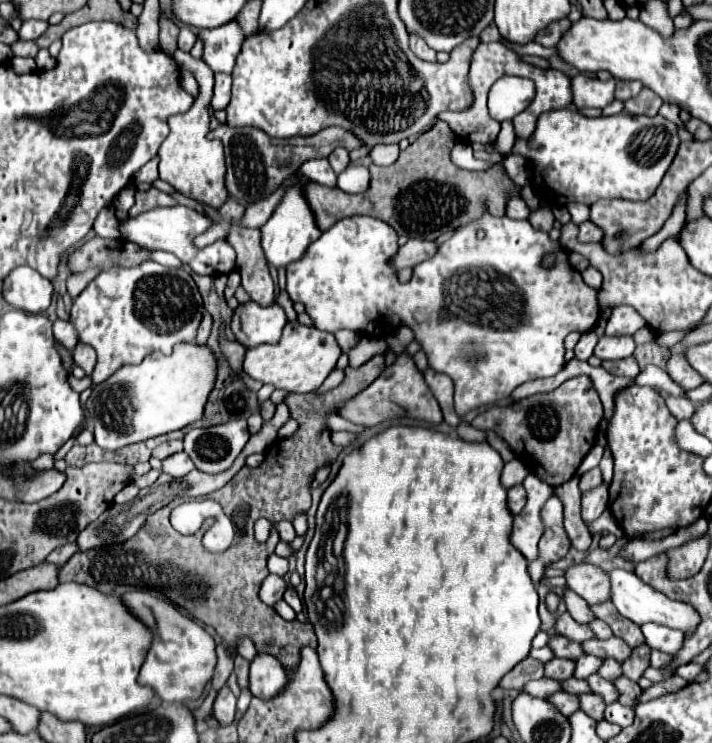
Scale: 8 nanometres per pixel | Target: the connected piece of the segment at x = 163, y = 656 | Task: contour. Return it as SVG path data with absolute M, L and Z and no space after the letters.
M126 592L122 596L122 602L130 610L130 614L134 614L142 624L146 624L146 628L150 628L150 612L154 614L156 620L156 628L152 632L154 634L152 644L140 668L138 682L150 686L162 702L184 704L188 700L198 698L206 682L214 674L216 666L214 638L200 624L184 616L170 600L162 596L154 596L150 592Z

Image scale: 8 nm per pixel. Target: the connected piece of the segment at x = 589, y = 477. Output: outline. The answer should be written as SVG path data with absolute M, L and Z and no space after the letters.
M594 468L590 472L586 472L582 478L580 478L580 490L586 492L586 490L592 490L592 488L598 488L602 484L602 474L600 474L600 468Z

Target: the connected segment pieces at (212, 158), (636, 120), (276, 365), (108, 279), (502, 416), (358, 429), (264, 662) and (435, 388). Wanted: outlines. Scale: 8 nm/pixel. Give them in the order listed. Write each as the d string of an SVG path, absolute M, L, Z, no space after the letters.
M176 50L174 58L184 70L190 70L194 78L198 80L198 96L192 104L192 108L184 114L176 114L168 118L170 134L162 142L158 150L160 158L160 178L168 184L172 184L176 190L186 194L188 198L194 198L198 202L210 204L214 208L220 208L222 202L228 196L228 190L224 186L224 174L226 174L226 160L224 160L224 150L222 142L218 140L208 140L210 132L210 98L212 98L212 86L214 86L214 72L198 58L192 58L188 52Z
M564 108L546 112L538 118L536 130L528 140L516 140L514 150L526 156L532 164L534 174L544 180L544 184L558 196L564 196L568 202L580 202L592 206L598 200L648 200L660 186L666 170L670 168L680 146L678 126L662 116L632 116L620 112L616 116L598 116L586 118L578 110Z
M288 322L280 340L274 344L260 344L246 350L244 372L260 380L262 384L272 384L278 390L286 392L314 392L322 386L326 376L336 368L342 350L334 334L326 334L318 328L302 326L300 322Z
M142 262L126 270L100 272L74 298L70 322L78 332L78 340L90 344L98 354L92 380L100 384L124 364L138 364L156 350L170 354L176 344L194 342L202 310L198 286L184 268Z
M576 376L560 384L552 392L534 394L508 406L496 406L478 414L472 426L478 430L498 432L514 450L514 454L526 462L526 468L542 478L542 482L558 488L568 482L584 456L590 452L596 440L598 424L604 418L602 402L588 376Z
M334 414L328 415L326 417L326 422L328 428L331 431L348 431L355 434L359 434L366 428L362 425L353 425L350 421L345 420L344 418L336 416Z
M258 654L250 664L250 692L262 700L276 698L288 684L282 664L270 654Z
M432 368L424 370L424 380L426 380L430 392L434 394L434 398L440 402L440 408L442 408L442 414L444 414L444 422L450 424L452 428L458 428L462 420L454 412L454 402L452 402L454 386L452 386L452 380L446 374L434 372Z

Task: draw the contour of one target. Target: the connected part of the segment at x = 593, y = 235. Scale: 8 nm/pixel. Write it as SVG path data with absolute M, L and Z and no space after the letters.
M582 222L578 226L578 240L580 242L600 242L602 238L602 230L598 230L598 226L594 226L592 222Z

